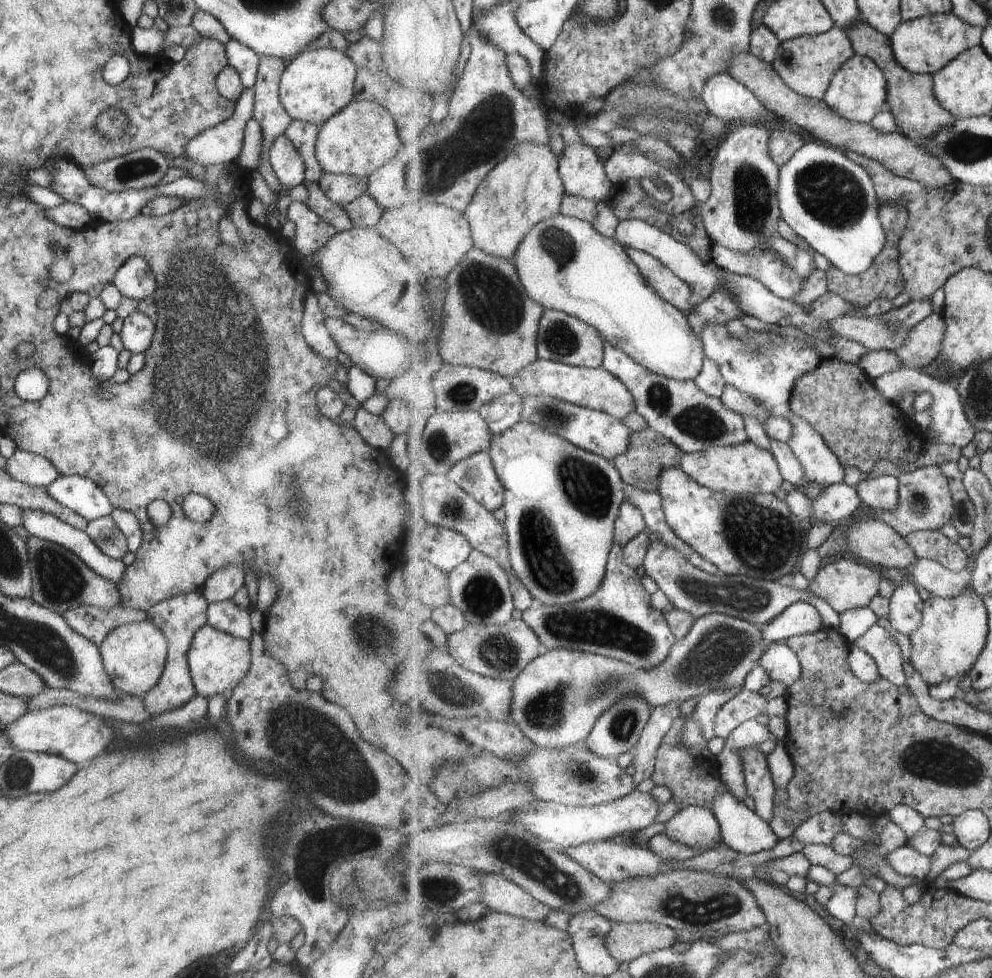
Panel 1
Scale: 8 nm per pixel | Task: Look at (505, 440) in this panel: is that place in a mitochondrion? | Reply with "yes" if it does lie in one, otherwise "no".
no

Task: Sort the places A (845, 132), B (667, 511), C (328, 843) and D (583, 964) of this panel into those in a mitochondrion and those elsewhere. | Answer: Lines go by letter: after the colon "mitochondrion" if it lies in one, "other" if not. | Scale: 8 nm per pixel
A: other
B: other
C: mitochondrion
D: other

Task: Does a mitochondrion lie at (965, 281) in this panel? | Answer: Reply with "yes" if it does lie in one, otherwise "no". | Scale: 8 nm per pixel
no

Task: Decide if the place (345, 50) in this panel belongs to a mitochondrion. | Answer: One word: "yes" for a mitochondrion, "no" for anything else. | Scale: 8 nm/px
no

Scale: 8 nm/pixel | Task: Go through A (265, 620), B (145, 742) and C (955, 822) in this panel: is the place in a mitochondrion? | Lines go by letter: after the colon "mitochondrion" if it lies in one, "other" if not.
A: other
B: other
C: other

